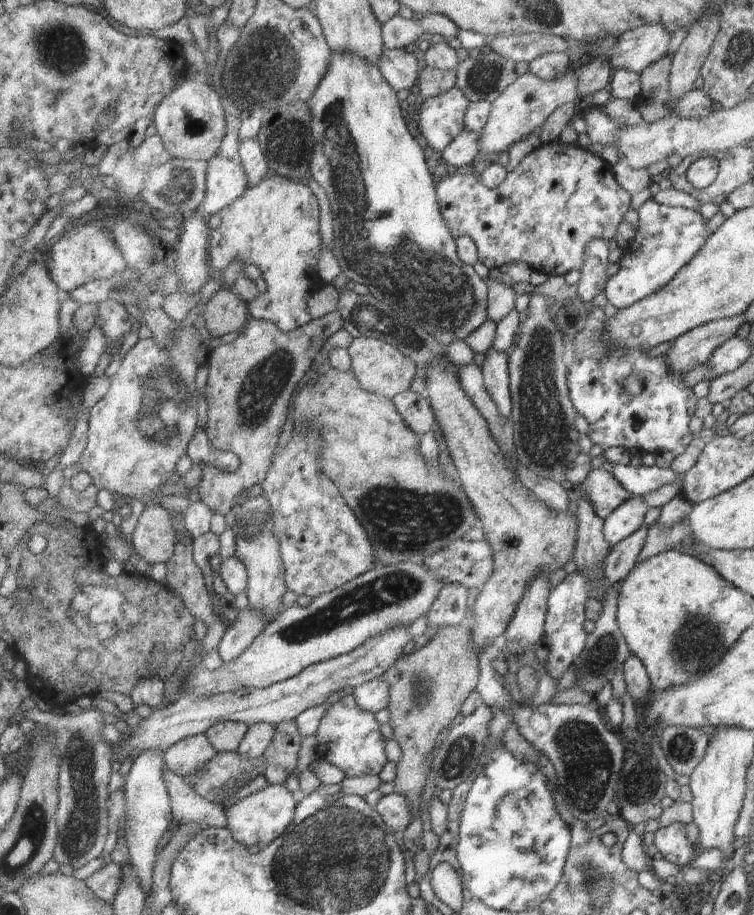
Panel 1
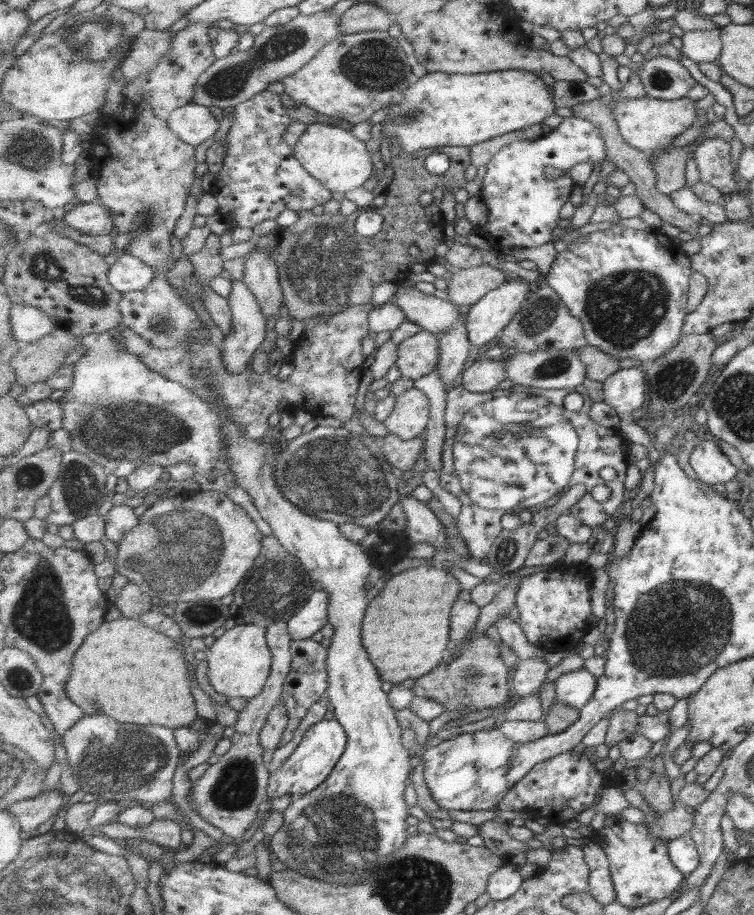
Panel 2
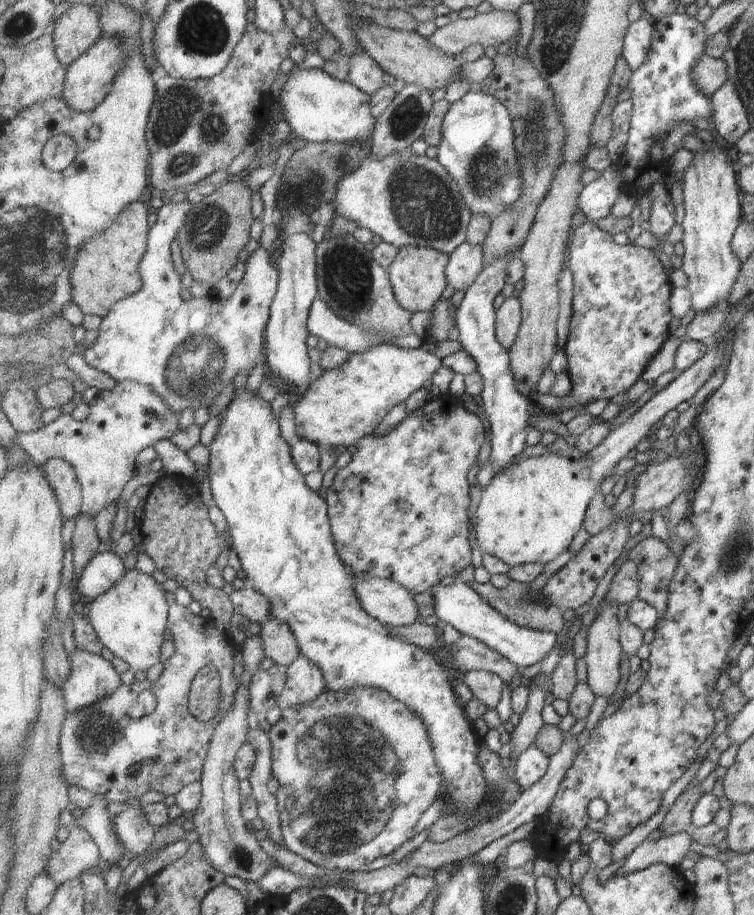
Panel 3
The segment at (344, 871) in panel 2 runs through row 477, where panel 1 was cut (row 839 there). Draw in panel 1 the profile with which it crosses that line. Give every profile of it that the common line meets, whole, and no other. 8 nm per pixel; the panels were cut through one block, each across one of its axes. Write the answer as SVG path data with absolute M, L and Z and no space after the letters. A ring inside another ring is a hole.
M270 785L260 792L242 798L230 808L226 807L227 829L235 841L245 847L267 847L288 831L295 819L299 800L299 796L289 792L284 785Z

